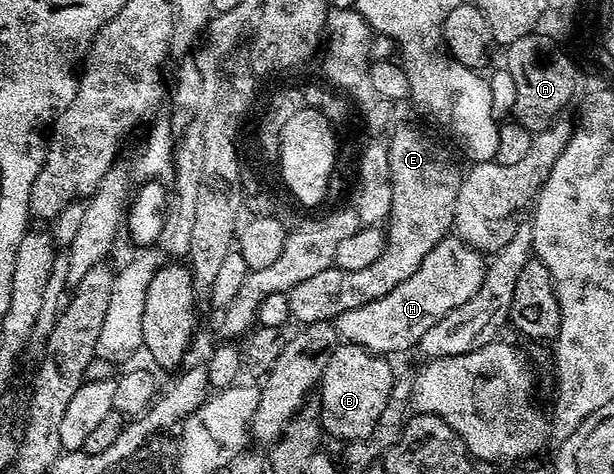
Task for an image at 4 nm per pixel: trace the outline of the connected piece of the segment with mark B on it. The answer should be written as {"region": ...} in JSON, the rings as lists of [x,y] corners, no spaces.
{"region":[[[337,344],[318,386],[322,427],[329,438],[337,437],[340,443],[364,443],[372,436],[378,419],[382,419],[392,386],[398,380],[388,361],[391,360],[387,356],[357,345]]]}

